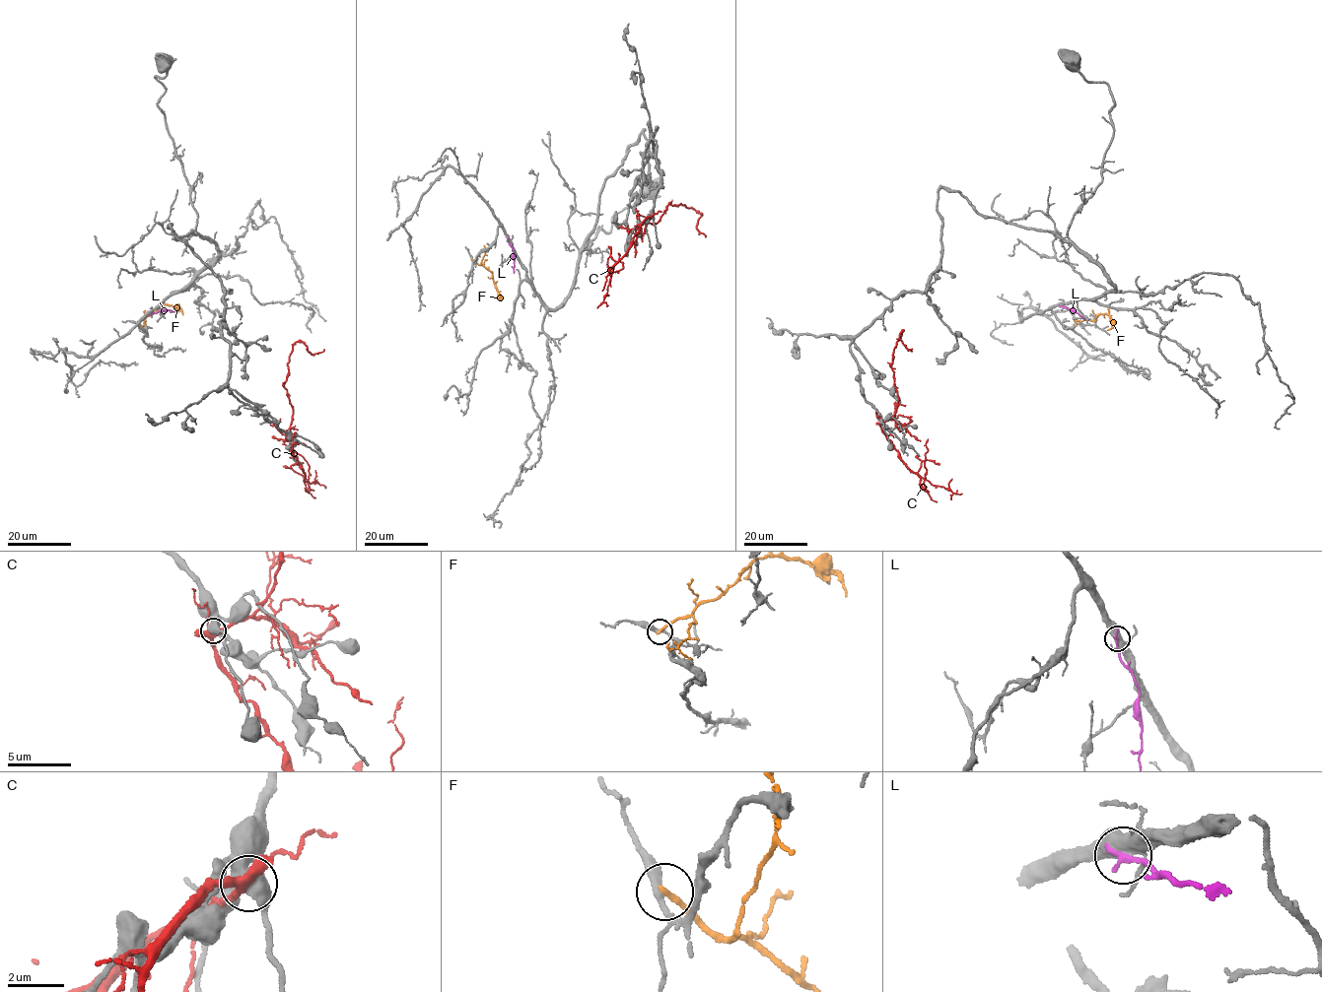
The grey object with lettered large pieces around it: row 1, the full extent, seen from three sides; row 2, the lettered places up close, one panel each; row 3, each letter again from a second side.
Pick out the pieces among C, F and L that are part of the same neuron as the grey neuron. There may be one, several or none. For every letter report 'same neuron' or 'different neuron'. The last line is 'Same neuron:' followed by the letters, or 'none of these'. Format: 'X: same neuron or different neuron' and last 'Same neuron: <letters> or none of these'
C: different neuron
F: different neuron
L: different neuron
Same neuron: none of these

